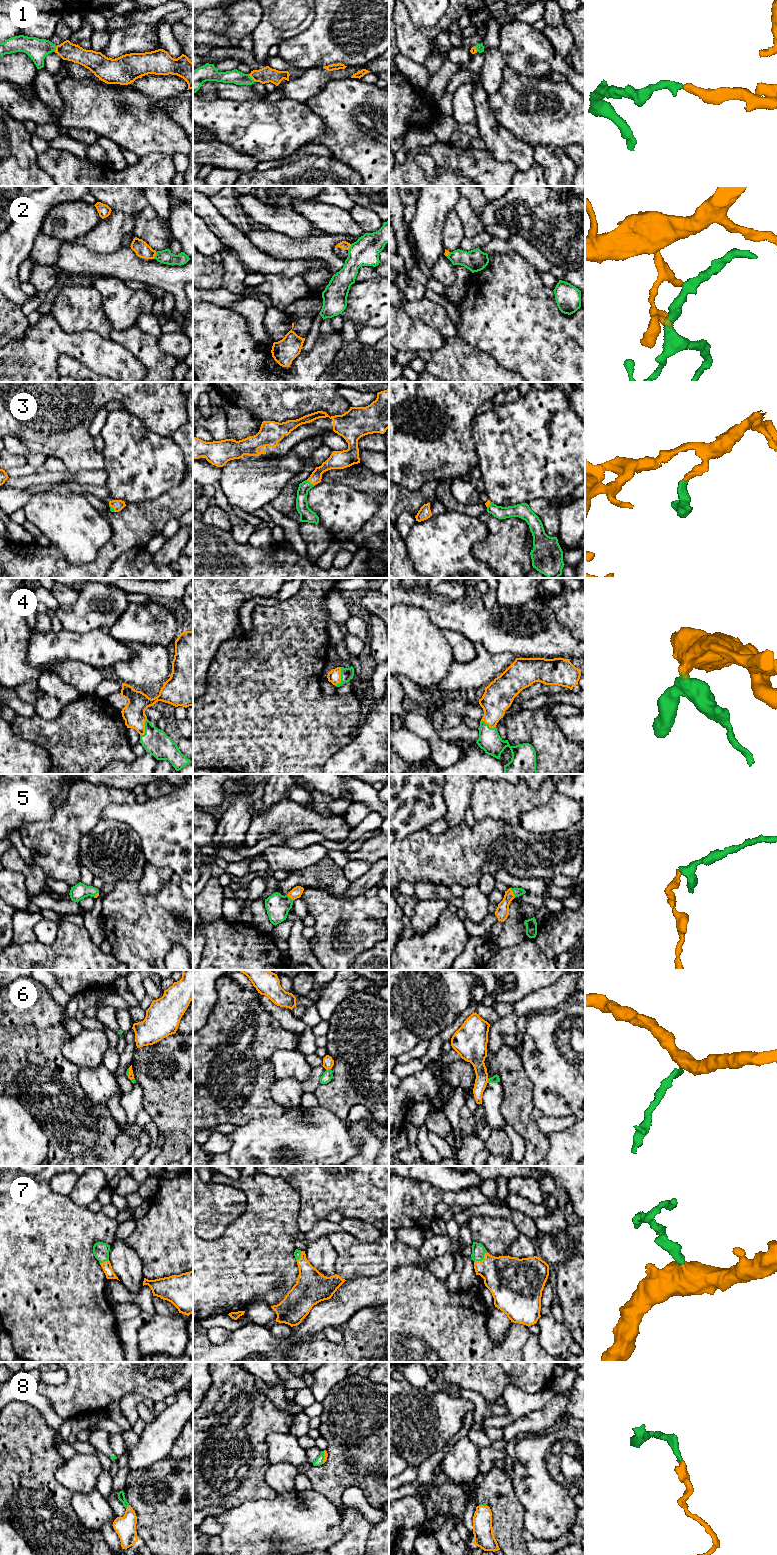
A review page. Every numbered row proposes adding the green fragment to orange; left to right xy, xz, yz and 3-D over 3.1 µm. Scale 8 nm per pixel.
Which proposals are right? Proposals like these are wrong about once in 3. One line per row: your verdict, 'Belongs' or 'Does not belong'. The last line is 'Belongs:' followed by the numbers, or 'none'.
1: Belongs
2: Does not belong
3: Belongs
4: Belongs
5: Belongs
6: Does not belong
7: Belongs
8: Belongs
Belongs: 1, 3, 4, 5, 7, 8

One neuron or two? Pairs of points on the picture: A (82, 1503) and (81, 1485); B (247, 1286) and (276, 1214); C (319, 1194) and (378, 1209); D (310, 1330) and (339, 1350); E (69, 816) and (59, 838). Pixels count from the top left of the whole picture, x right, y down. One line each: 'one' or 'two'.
A: two
B: one
C: one
D: two
E: one

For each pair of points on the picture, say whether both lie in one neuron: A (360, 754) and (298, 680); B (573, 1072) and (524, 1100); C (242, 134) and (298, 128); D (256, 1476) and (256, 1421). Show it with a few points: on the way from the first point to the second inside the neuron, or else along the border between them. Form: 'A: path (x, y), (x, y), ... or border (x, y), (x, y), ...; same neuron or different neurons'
A: border (353, 738), (332, 756); different neurons
B: border (526, 1072), (532, 1084), (532, 1101), (535, 1106); different neurons
C: path (256, 129), (284, 128); same neuron
D: path (256, 1462), (256, 1435); same neuron

